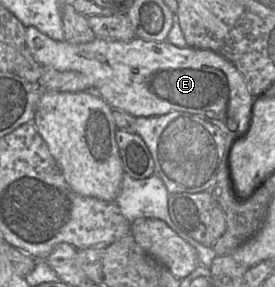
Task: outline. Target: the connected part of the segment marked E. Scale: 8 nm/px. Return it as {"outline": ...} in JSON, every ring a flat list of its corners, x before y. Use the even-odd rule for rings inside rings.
{"outline":[[33,26,26,27,25,46,35,61,44,68,57,71,75,71,84,74,102,97,113,109,127,112,134,117,165,115,172,111,189,112,200,116,223,131,233,134,232,140,245,138,251,118,254,97,242,74,226,58,207,49,177,47,167,41,156,42,134,37,132,40,115,41,96,37,92,42,71,44,56,41]]}

